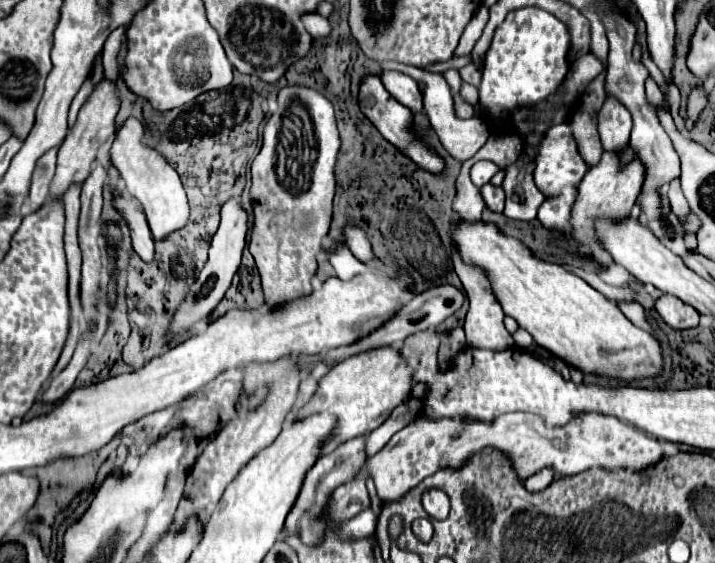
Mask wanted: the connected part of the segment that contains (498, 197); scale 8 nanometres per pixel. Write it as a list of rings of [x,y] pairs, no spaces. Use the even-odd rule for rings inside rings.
[[[491,183],[481,187],[481,195],[485,199],[485,205],[495,211],[495,213],[503,213],[503,205],[505,205],[505,193],[501,187],[493,187]]]

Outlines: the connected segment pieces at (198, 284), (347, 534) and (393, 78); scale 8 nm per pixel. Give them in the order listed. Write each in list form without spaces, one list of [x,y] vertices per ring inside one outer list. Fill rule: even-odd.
[[[231,199],[221,209],[221,225],[219,225],[219,229],[211,241],[209,261],[205,263],[203,271],[199,273],[199,277],[191,285],[187,299],[175,311],[173,323],[169,325],[169,331],[167,331],[167,337],[181,337],[181,335],[189,333],[195,323],[207,321],[211,317],[211,313],[215,311],[215,307],[223,301],[227,289],[231,287],[231,279],[241,265],[241,253],[245,247],[245,233],[247,233],[247,213],[241,209],[237,199]]]
[[[371,507],[355,515],[353,519],[345,521],[339,529],[339,535],[343,539],[363,539],[369,537],[376,529],[377,517]]]
[[[383,71],[381,81],[399,103],[409,107],[413,113],[423,113],[423,97],[417,89],[417,83],[413,83],[409,75],[399,71]]]

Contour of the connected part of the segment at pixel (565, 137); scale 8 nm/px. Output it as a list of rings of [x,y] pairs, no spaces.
[[[563,123],[563,125],[553,125],[547,135],[543,137],[541,141],[541,149],[539,149],[539,157],[537,157],[537,167],[535,167],[535,185],[539,187],[539,191],[545,195],[545,197],[553,197],[553,195],[559,195],[563,191],[567,191],[569,187],[575,187],[583,175],[587,171],[587,165],[585,161],[581,159],[579,151],[577,151],[577,145],[575,145],[575,139],[571,135],[571,127],[569,123]]]

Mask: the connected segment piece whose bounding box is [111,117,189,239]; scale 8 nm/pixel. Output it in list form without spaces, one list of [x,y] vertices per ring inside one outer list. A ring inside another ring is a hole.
[[[127,119],[123,129],[117,133],[117,139],[111,147],[111,163],[119,169],[129,193],[143,205],[147,215],[147,223],[155,239],[165,239],[169,233],[181,229],[189,219],[189,205],[187,195],[181,185],[177,171],[153,149],[141,143],[143,139],[143,125],[137,119]]]

